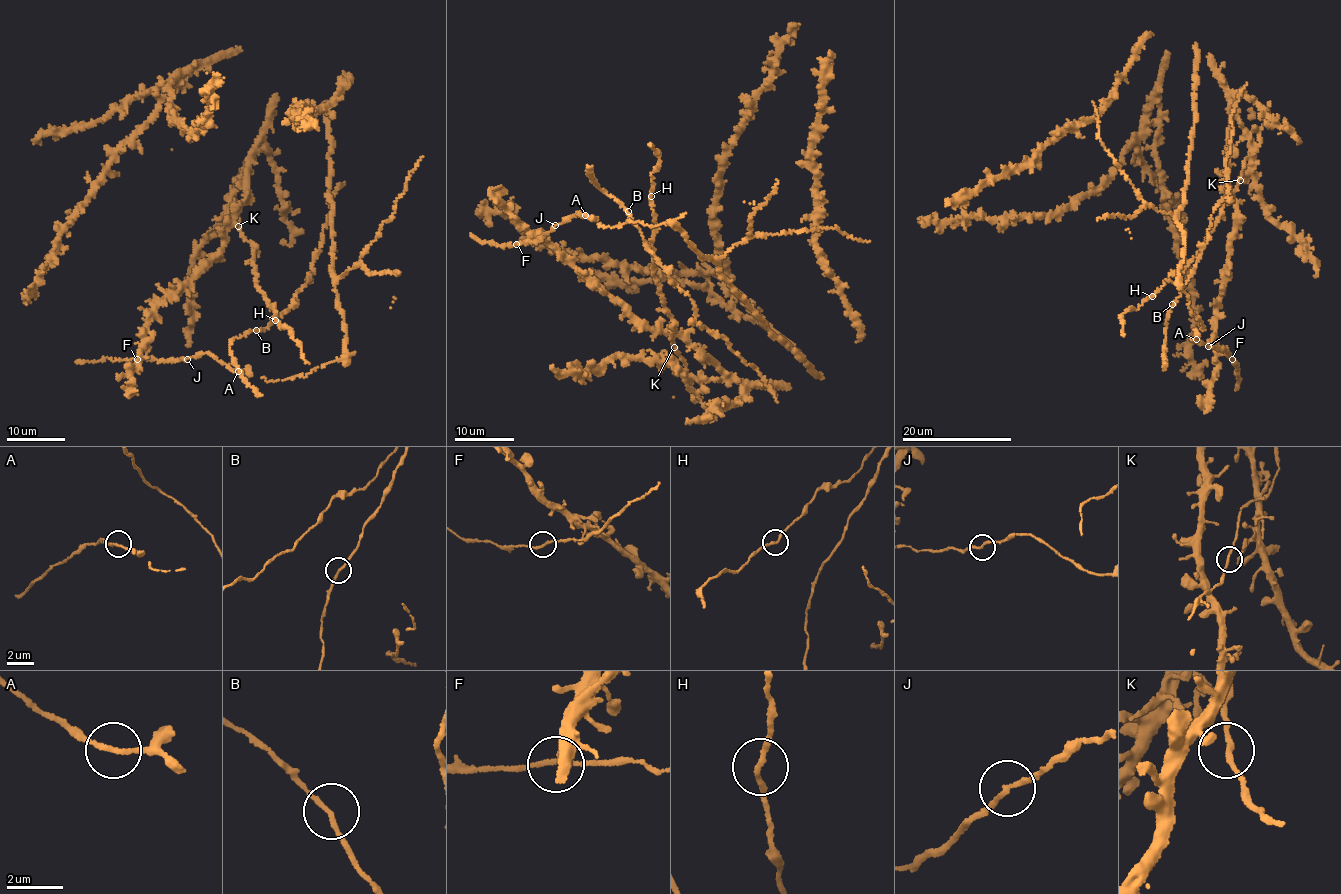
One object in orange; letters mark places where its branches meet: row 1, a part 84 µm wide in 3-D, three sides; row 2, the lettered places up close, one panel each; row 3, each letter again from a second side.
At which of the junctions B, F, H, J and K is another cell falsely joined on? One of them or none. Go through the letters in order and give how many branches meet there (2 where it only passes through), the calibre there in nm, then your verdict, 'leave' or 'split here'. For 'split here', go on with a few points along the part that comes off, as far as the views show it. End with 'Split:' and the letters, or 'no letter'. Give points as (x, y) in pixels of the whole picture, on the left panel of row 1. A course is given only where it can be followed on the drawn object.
B: 2 | 160 nm | leave
F: 2 | 160 nm | leave
H: 2 | 180 nm | leave
J: 2 | 160 nm | leave
K: 2 | 160 nm | leave
Split: no letter

